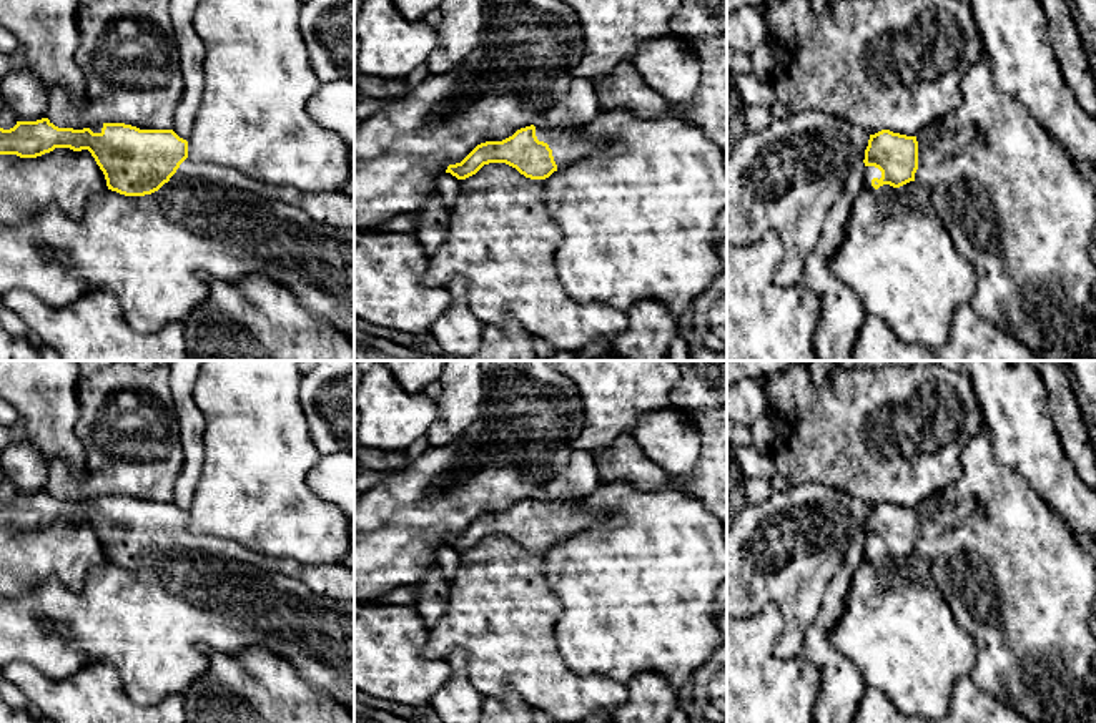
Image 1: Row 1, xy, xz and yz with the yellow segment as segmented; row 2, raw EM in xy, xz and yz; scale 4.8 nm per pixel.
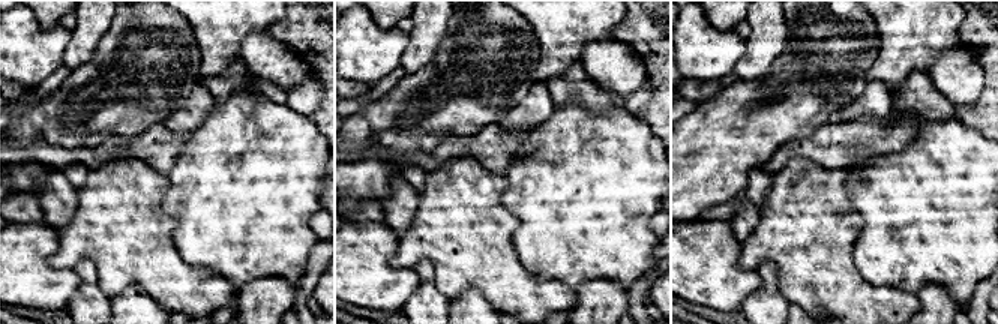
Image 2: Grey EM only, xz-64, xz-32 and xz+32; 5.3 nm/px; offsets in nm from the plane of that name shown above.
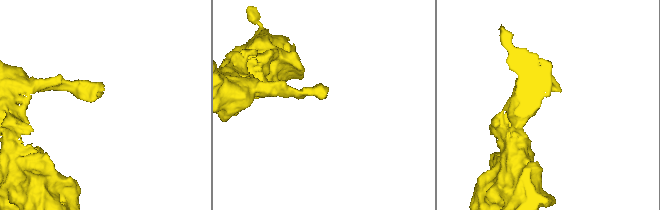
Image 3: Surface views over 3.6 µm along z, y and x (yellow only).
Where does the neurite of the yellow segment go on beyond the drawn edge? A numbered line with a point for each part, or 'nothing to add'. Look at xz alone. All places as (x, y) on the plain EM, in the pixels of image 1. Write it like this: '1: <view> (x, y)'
1: xz (567, 517)

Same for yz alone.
1: yz (870, 544)

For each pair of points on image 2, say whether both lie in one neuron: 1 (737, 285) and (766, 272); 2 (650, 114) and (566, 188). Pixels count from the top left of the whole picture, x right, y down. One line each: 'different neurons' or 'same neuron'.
1: different neurons
2: different neurons

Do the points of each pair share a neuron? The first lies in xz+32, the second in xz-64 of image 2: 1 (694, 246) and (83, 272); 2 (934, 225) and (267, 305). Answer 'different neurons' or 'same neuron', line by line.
1: different neurons
2: different neurons

